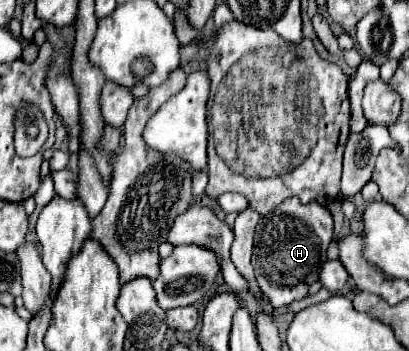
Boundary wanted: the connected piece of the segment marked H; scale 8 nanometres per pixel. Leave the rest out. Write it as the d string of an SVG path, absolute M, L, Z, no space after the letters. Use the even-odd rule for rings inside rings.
M288 198L284 204L260 218L254 236L252 266L256 280L274 310L288 306L292 300L308 296L310 284L318 280L318 272L326 262L326 250L332 242L334 218L320 202L302 204Z

